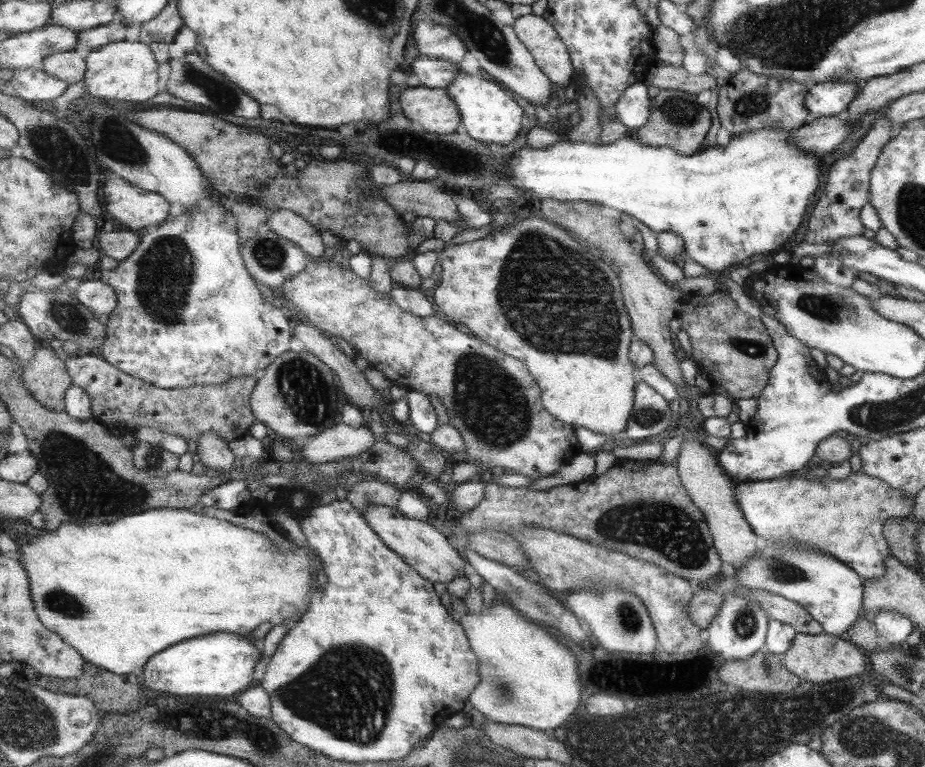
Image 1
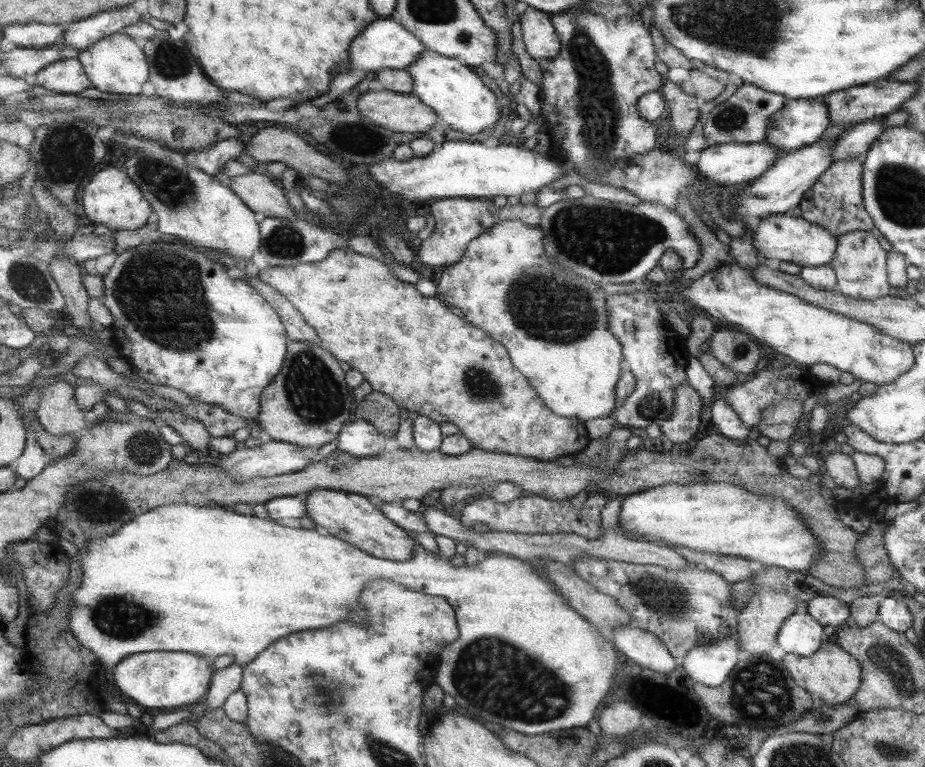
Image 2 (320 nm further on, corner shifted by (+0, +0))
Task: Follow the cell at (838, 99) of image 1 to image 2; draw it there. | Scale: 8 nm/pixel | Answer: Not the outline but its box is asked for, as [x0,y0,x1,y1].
[764,98,828,152]

